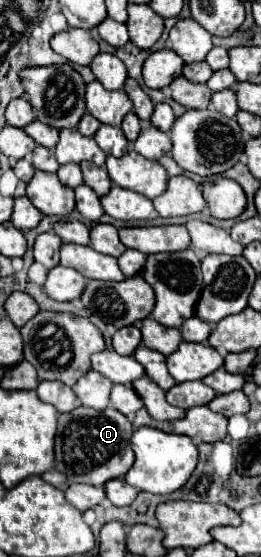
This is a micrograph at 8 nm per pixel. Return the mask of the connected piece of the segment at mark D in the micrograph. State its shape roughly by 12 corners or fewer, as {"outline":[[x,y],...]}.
{"outline":[[113,407],[61,413],[55,467],[105,485],[135,461],[133,425]]}

